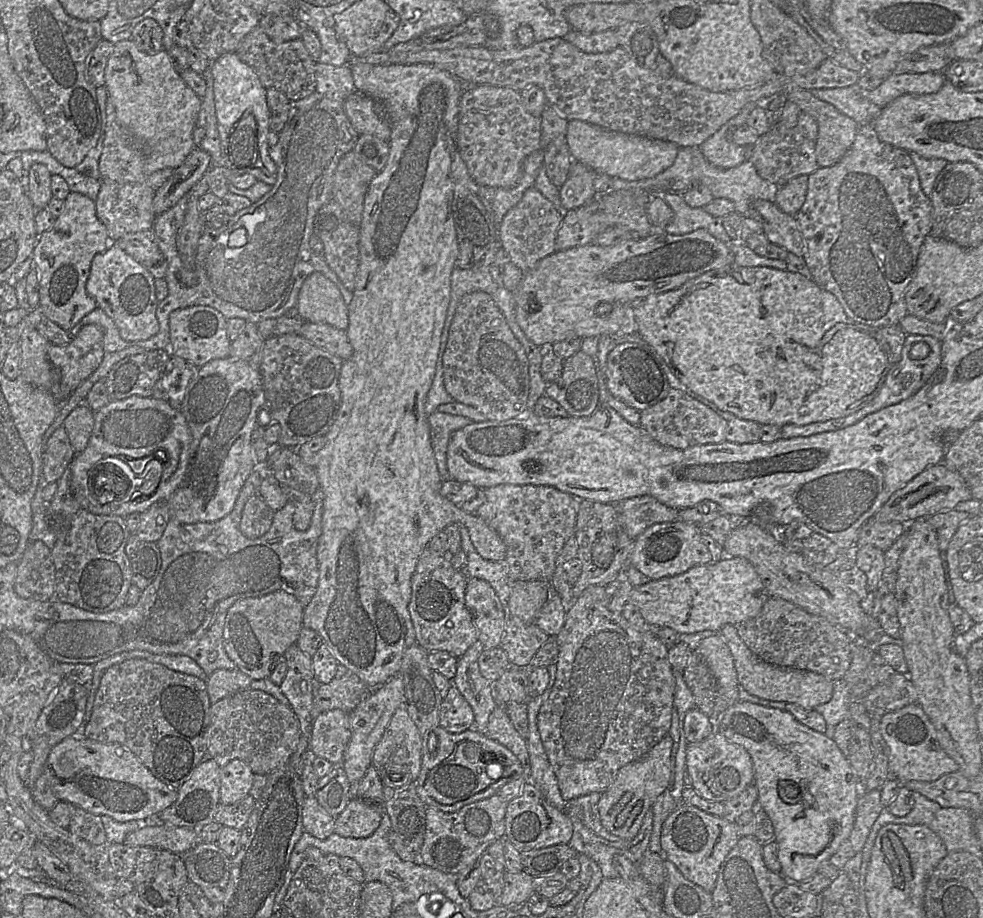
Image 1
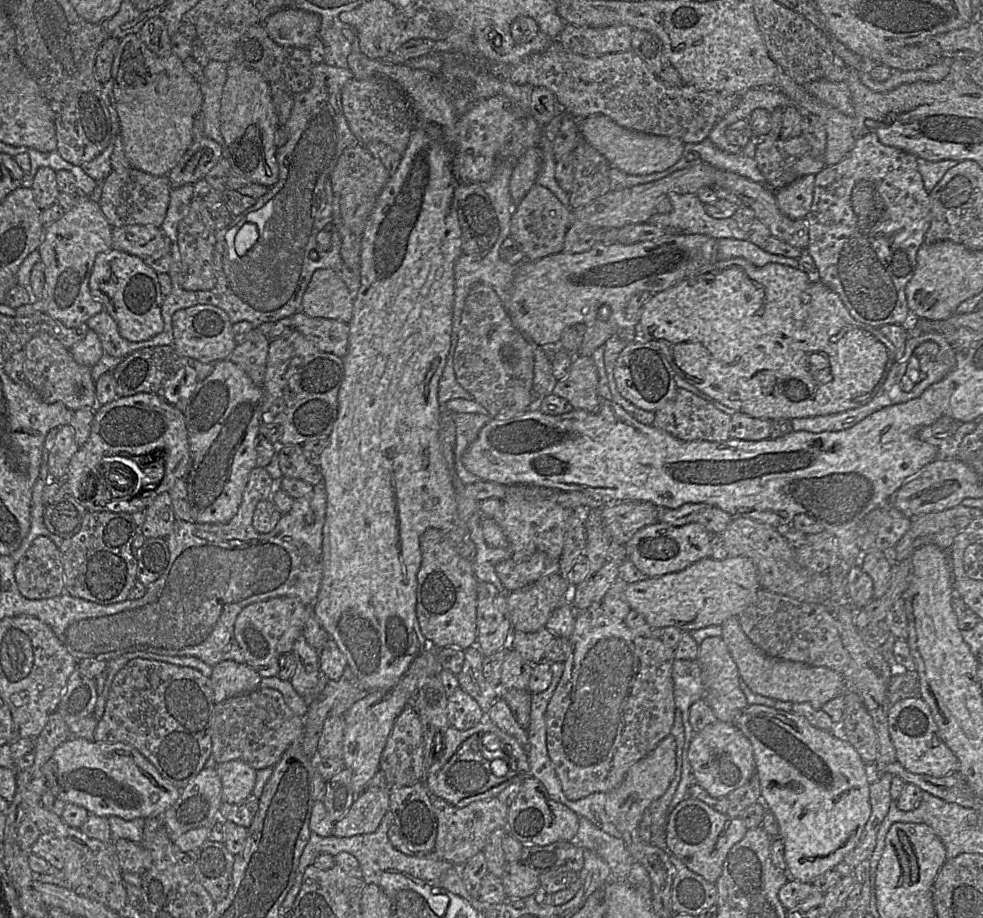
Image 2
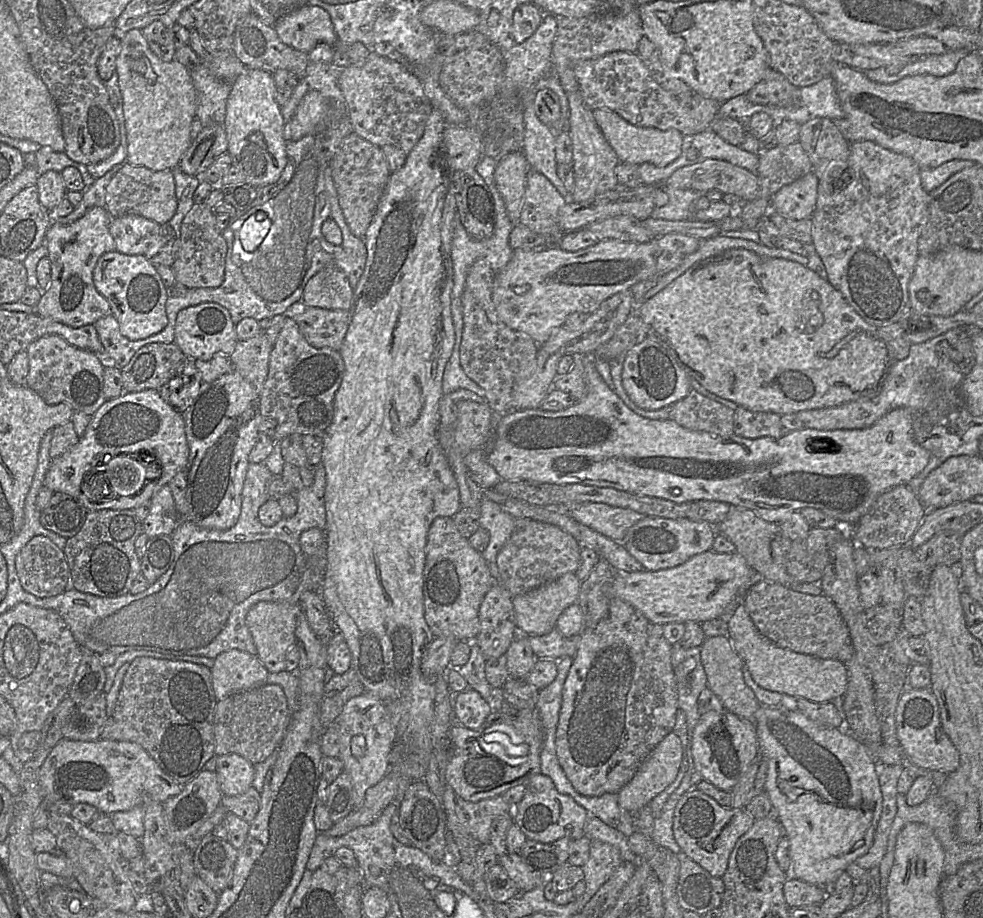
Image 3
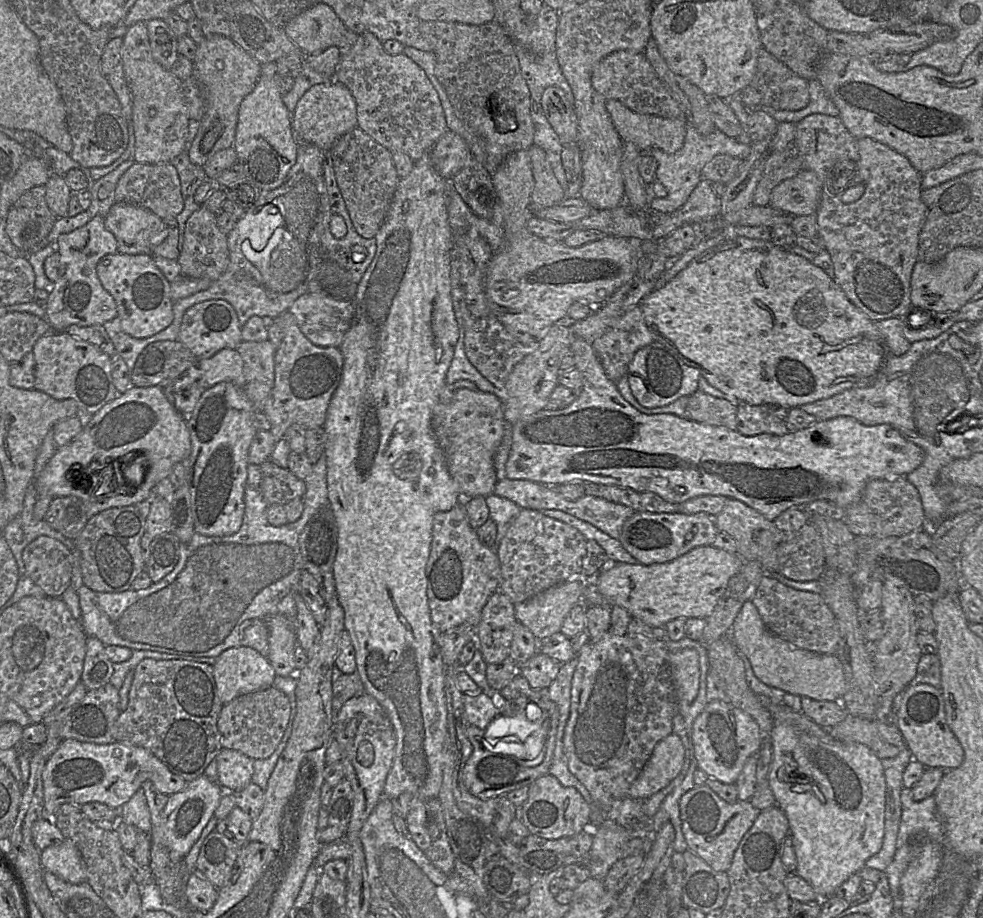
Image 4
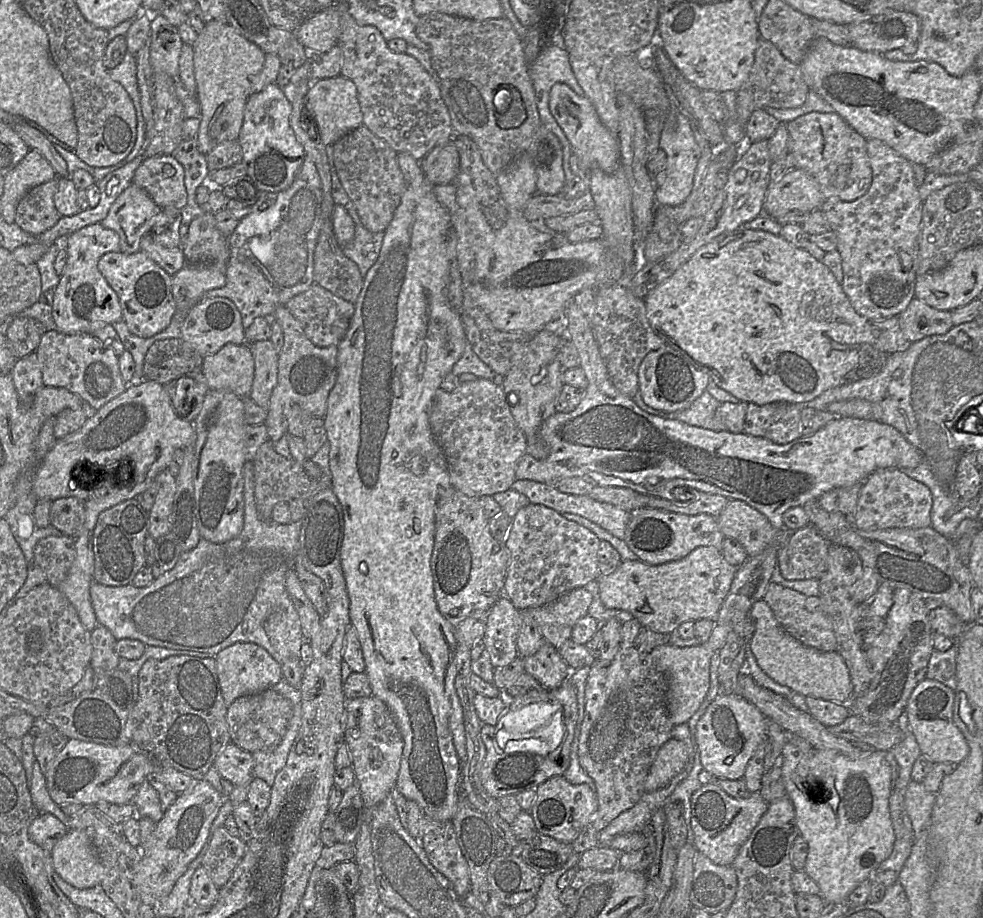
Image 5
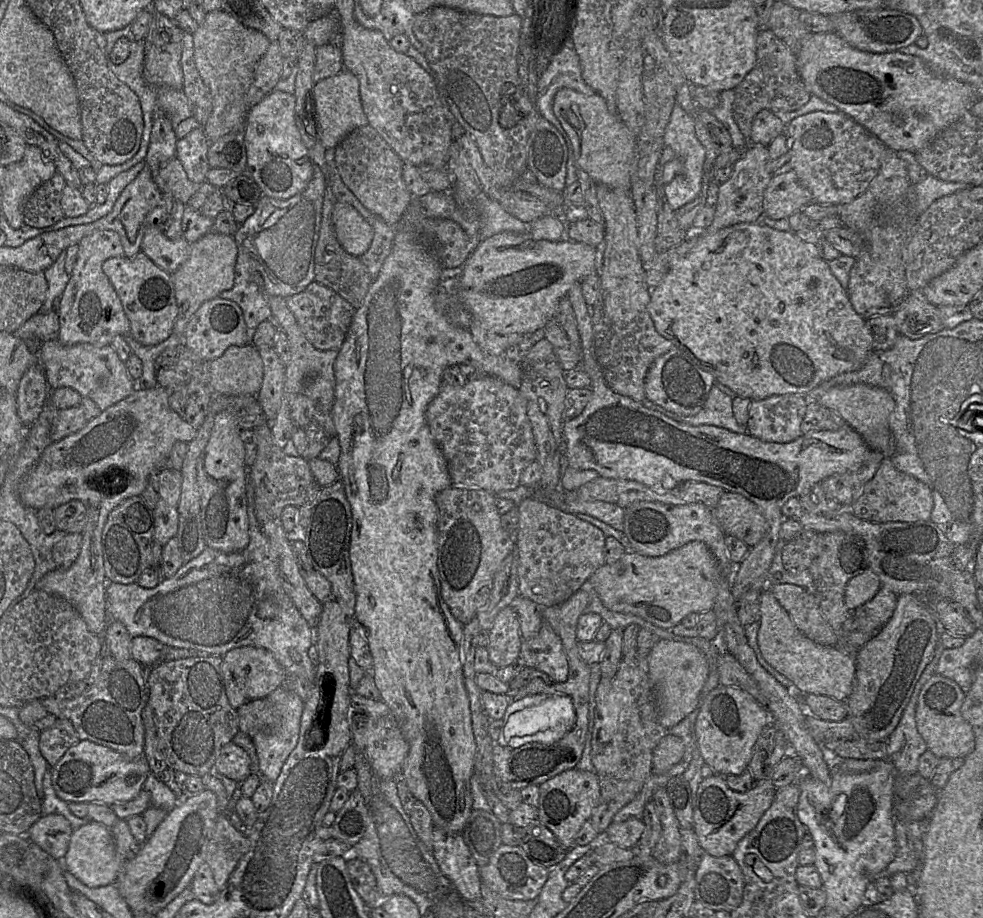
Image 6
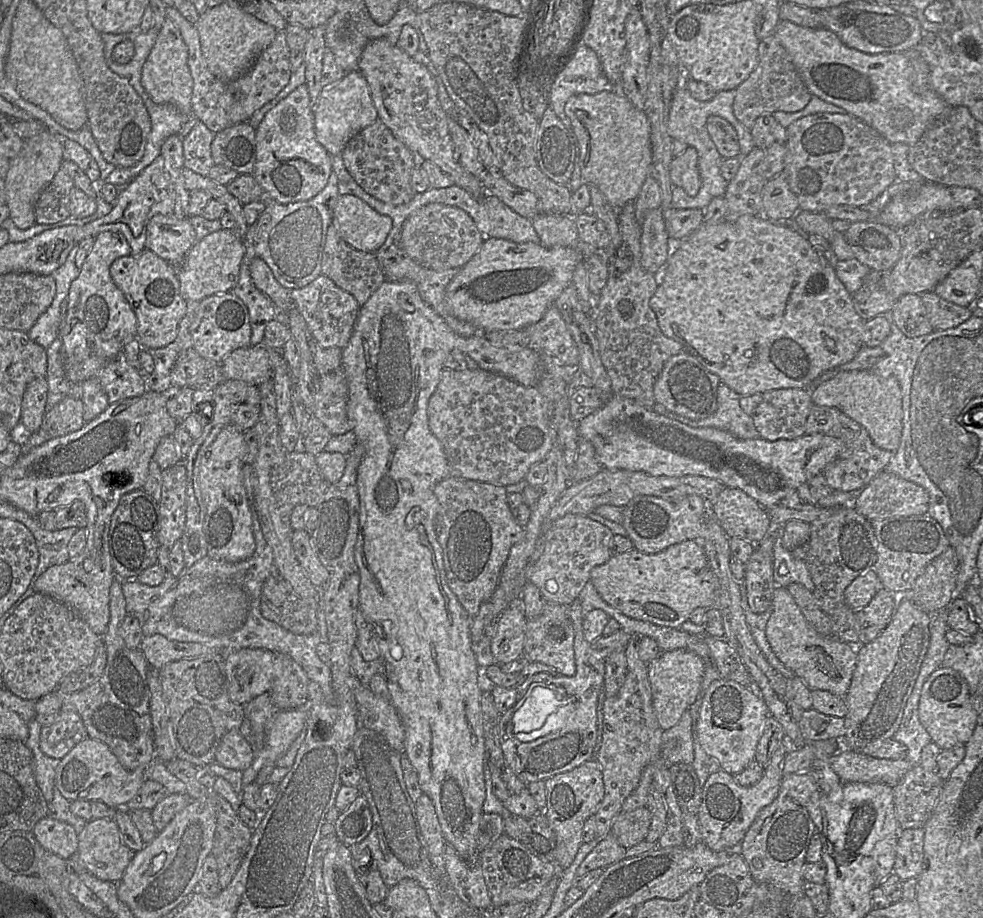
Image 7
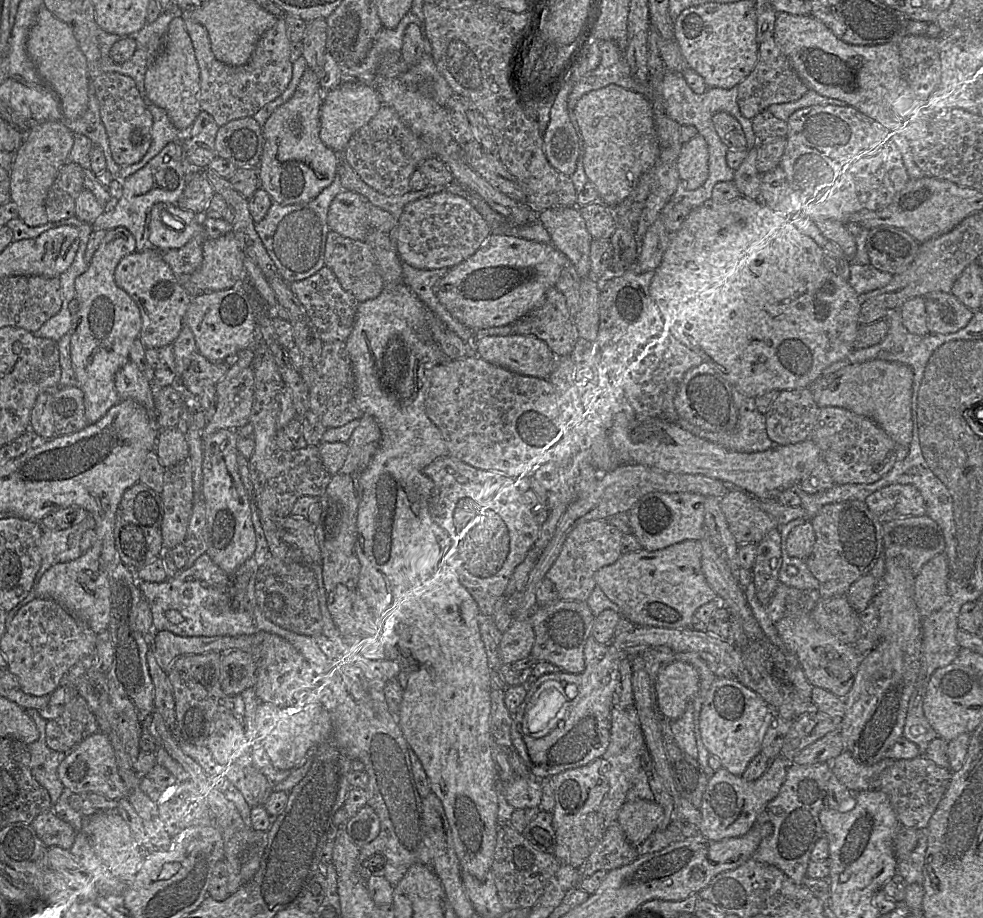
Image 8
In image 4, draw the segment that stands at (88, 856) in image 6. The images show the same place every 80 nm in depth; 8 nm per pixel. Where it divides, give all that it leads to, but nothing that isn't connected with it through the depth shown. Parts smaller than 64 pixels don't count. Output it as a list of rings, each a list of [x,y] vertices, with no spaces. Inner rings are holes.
[[[70,839],[42,850],[41,865],[45,872],[50,872],[70,884],[81,884],[87,880],[81,854]]]

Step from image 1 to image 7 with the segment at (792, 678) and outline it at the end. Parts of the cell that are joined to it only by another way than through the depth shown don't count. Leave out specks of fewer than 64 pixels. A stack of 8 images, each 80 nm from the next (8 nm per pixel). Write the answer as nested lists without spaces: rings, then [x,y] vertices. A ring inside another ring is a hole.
[[[776,587],[773,592],[765,635],[778,659],[811,690],[829,691],[838,697],[847,694],[857,663],[857,647],[817,633],[786,588]]]

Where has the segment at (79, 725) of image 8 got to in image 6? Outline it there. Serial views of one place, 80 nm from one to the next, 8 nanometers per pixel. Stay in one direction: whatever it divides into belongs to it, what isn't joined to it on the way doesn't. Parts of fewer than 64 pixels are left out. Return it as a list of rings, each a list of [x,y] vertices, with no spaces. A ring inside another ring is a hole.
[[[57,718],[54,725],[40,732],[39,750],[48,764],[53,767],[78,741],[80,739],[72,722]]]

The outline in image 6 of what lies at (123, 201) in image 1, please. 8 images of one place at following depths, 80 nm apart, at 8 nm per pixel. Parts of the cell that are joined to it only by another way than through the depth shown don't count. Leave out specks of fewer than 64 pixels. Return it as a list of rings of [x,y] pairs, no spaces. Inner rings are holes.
[[[177,157],[170,159],[160,169],[159,175],[155,176],[155,183],[163,193],[170,194],[185,205],[189,198],[197,192],[203,192],[207,196],[214,192],[222,193],[222,188],[218,188],[208,181],[201,183],[191,181]]]

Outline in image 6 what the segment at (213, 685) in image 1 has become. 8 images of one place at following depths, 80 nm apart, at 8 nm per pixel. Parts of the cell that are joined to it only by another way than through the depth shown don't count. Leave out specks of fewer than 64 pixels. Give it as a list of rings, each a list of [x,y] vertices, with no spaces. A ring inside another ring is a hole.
[[[243,646],[234,648],[222,656],[221,671],[224,678],[226,695],[230,705],[237,709],[251,699],[265,698],[282,685],[286,671],[271,652],[263,648]]]

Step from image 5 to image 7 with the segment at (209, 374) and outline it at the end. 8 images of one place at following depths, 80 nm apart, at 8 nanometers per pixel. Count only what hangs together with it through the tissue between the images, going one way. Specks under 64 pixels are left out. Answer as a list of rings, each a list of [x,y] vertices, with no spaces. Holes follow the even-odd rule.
[[[264,345],[238,348],[220,364],[224,380],[241,380],[258,387],[272,376],[271,363]]]

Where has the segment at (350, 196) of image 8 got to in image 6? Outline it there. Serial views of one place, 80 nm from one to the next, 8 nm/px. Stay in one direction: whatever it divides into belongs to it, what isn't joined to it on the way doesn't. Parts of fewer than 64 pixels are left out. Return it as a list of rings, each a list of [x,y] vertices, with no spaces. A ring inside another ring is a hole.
[[[336,202],[333,222],[337,239],[347,253],[360,257],[367,252],[374,236],[373,228],[351,204]]]

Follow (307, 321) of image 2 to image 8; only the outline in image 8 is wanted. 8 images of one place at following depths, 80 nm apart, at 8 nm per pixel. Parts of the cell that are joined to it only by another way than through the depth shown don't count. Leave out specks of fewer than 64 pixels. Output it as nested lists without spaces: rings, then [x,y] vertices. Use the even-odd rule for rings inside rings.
[[[323,267],[314,275],[290,283],[290,289],[305,308],[323,343],[346,342],[354,326],[359,301],[343,289],[334,272]]]

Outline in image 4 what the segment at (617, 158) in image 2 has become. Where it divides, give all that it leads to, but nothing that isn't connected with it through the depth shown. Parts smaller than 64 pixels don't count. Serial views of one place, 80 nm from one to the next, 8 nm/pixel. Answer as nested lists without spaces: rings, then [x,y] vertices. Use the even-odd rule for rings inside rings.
[[[614,99],[607,100],[606,108],[624,145],[632,143],[641,153],[660,149],[667,154],[683,147],[686,120],[640,114]]]

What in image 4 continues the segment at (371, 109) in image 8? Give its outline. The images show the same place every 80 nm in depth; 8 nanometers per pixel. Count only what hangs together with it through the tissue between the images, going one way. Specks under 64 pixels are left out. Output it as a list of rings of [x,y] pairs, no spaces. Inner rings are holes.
[[[336,81],[312,86],[291,114],[291,128],[298,145],[312,144],[323,151],[331,150],[340,137],[357,128],[357,123],[356,101],[351,91]]]

